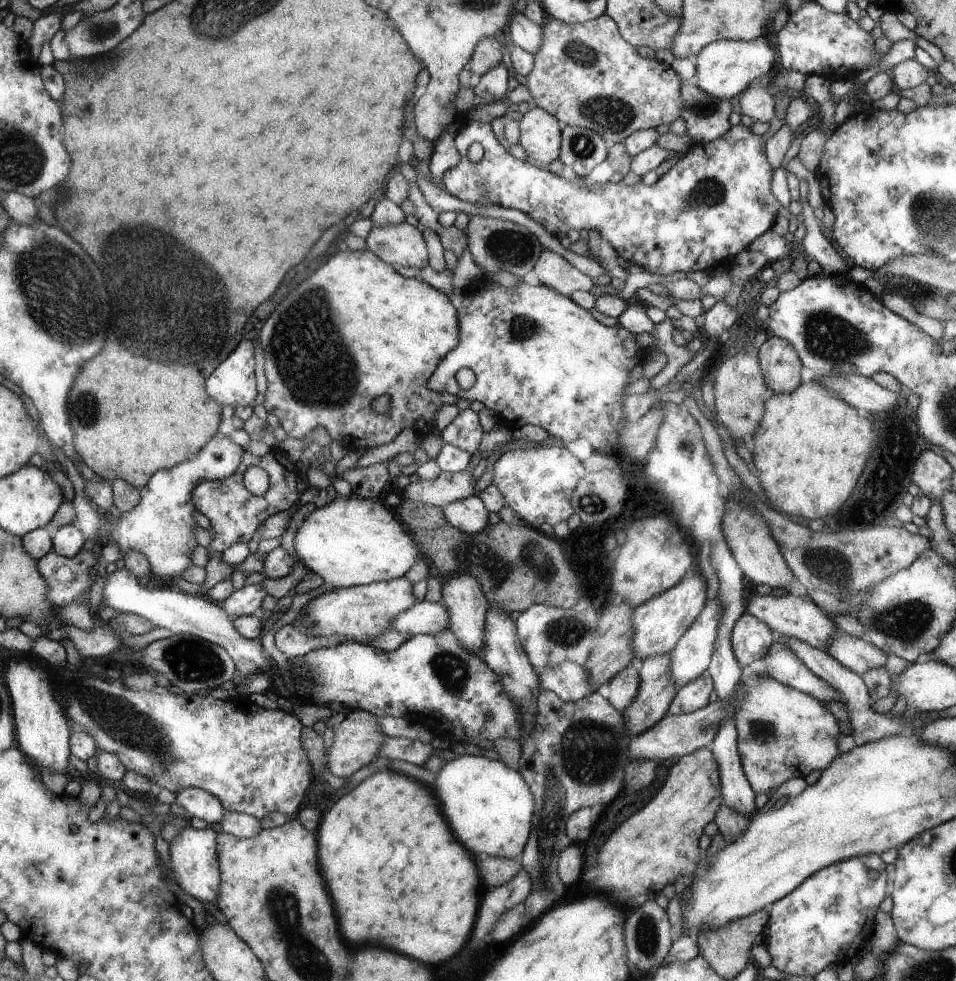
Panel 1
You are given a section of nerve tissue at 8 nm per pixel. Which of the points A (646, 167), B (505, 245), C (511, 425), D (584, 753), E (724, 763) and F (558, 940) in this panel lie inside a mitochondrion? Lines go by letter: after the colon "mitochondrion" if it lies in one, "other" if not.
A: other
B: mitochondrion
C: other
D: mitochondrion
E: other
F: other

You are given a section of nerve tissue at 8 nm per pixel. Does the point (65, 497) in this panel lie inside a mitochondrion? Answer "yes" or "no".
no

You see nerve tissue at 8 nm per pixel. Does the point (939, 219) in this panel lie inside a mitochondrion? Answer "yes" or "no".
yes

